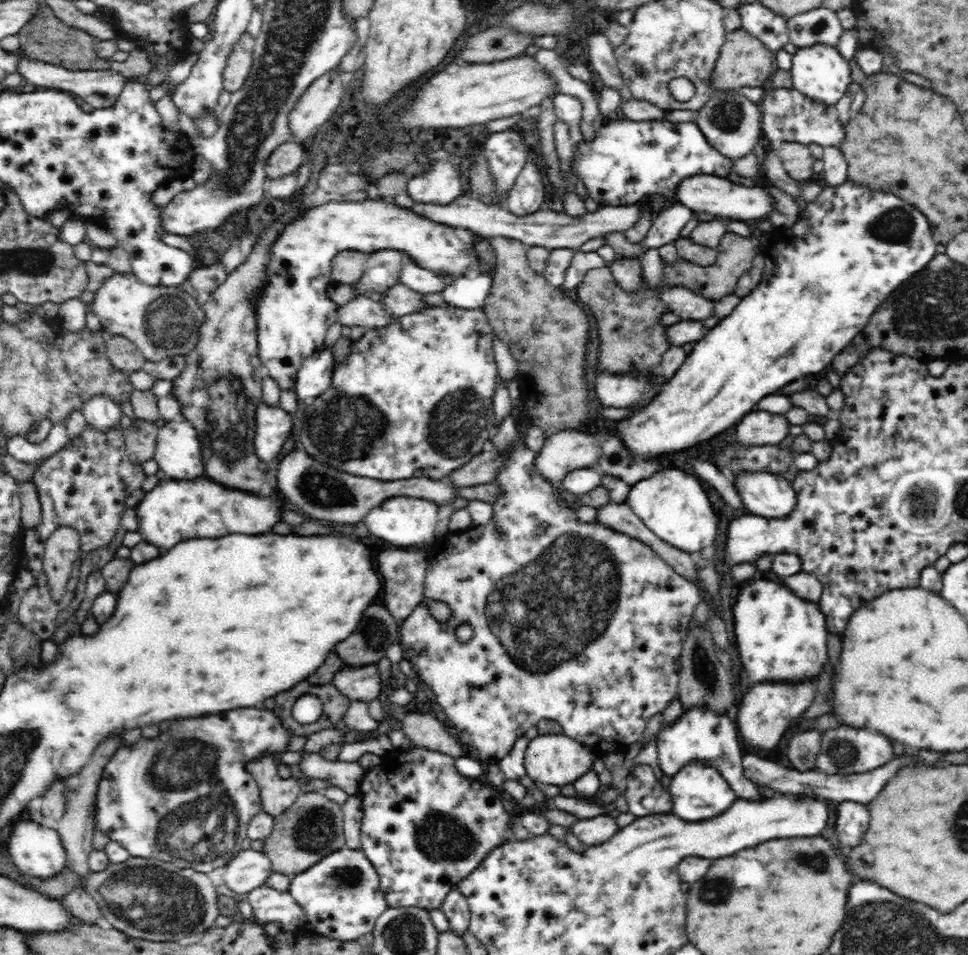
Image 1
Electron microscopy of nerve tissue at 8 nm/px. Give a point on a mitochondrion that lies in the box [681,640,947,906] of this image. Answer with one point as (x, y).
(843, 754)

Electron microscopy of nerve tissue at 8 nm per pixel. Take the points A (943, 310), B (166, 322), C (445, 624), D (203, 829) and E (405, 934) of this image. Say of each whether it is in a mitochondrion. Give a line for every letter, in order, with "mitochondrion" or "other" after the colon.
A: mitochondrion
B: mitochondrion
C: other
D: mitochondrion
E: mitochondrion

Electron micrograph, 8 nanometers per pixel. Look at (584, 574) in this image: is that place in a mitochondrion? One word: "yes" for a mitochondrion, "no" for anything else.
yes

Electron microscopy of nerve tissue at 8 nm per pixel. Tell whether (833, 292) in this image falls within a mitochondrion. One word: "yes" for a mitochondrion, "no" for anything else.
no

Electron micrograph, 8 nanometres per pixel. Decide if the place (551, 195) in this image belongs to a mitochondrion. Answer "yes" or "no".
no

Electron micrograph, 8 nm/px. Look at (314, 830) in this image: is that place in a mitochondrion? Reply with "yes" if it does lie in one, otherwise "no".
yes

